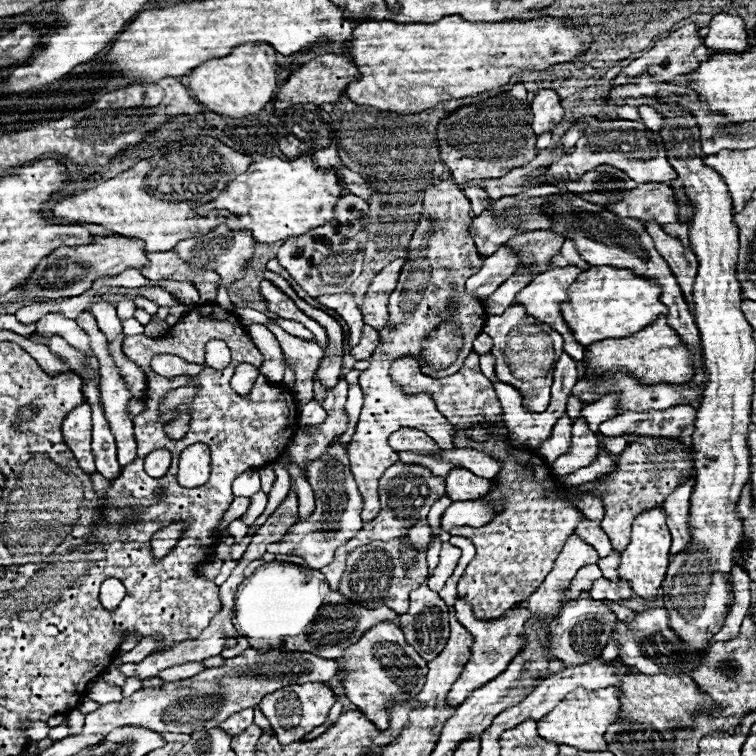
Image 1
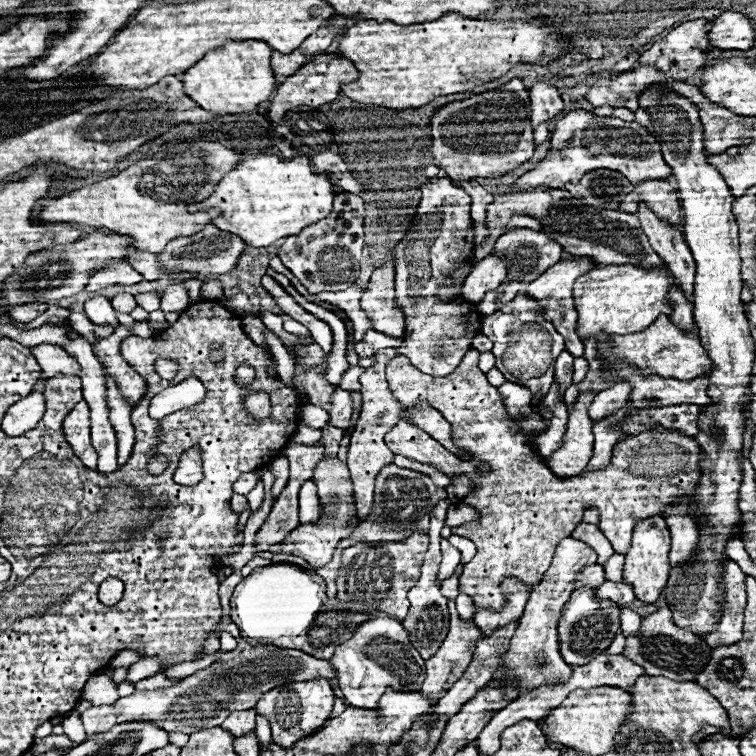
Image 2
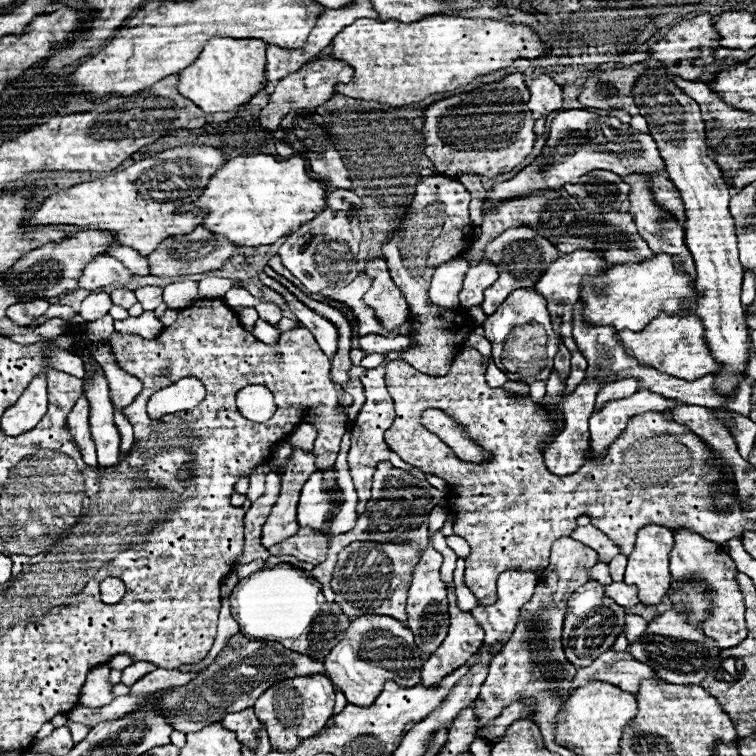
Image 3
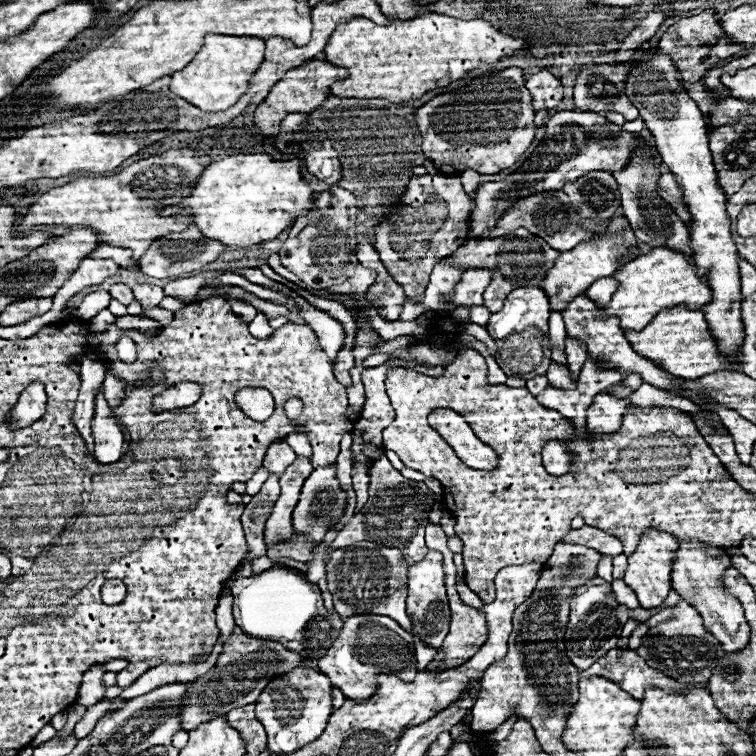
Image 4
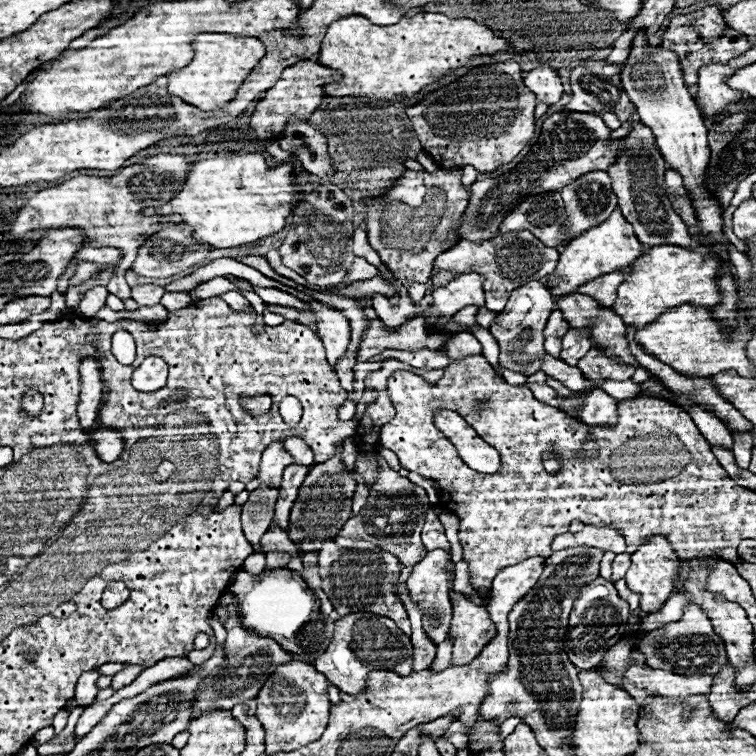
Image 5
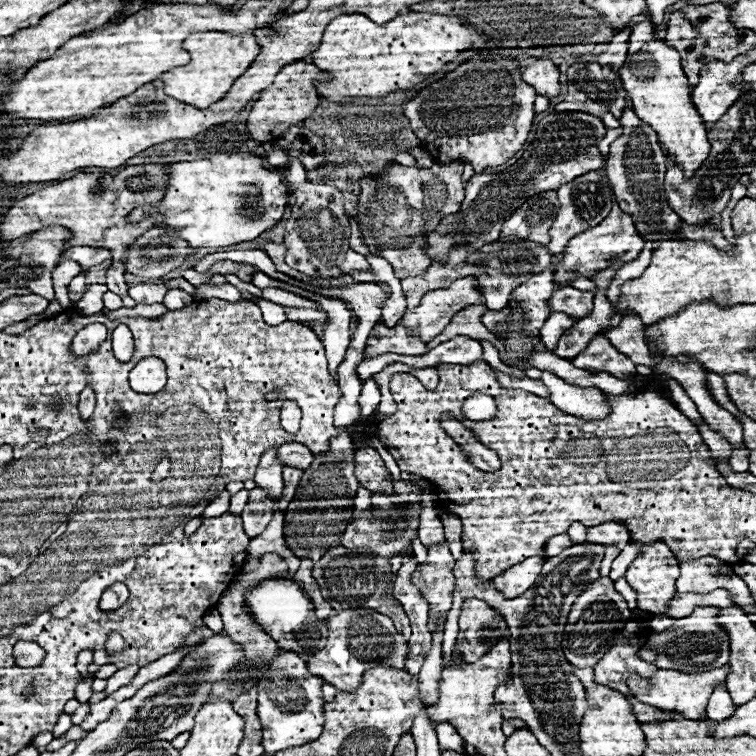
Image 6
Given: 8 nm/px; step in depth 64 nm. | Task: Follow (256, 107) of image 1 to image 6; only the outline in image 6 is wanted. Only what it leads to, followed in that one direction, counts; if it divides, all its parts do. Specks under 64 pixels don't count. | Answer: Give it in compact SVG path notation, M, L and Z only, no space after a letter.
M194 32L190 34L184 44L190 52L190 62L180 68L172 68L164 72L160 78L164 82L164 92L178 102L192 104L196 108L206 108L208 104L220 100L224 92L232 86L236 76L242 76L252 64L252 60L260 54L260 46L254 40L254 34L230 34L230 32Z

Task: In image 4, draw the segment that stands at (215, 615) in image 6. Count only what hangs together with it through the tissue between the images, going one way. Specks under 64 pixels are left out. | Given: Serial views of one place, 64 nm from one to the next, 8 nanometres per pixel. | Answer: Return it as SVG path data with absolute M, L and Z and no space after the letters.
M218 641L206 662L200 662L200 664L168 664L168 662L158 664L158 666L150 668L148 672L144 672L144 676L140 676L132 686L124 688L118 698L128 700L134 696L140 696L144 692L150 692L152 686L160 686L164 682L166 684L170 684L170 682L194 682L198 676L202 676L204 672L208 672L216 664L216 658L222 650L223 643Z

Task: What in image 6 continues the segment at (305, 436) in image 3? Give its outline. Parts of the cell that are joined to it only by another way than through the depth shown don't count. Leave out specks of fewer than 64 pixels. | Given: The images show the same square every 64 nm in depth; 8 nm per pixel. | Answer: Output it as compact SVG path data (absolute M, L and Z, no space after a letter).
M284 444L278 448L278 458L284 466L306 470L312 462L312 452L302 444Z

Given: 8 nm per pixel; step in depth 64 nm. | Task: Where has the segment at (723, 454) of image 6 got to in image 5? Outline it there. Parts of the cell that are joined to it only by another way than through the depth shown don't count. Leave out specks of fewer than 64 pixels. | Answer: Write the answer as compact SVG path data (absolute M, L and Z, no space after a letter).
M694 406L692 410L692 420L696 422L698 430L702 432L702 436L708 440L710 446L724 446L724 448L732 448L734 440L732 434L726 430L724 424L720 424L718 418L714 418L710 412L704 412L700 406Z

